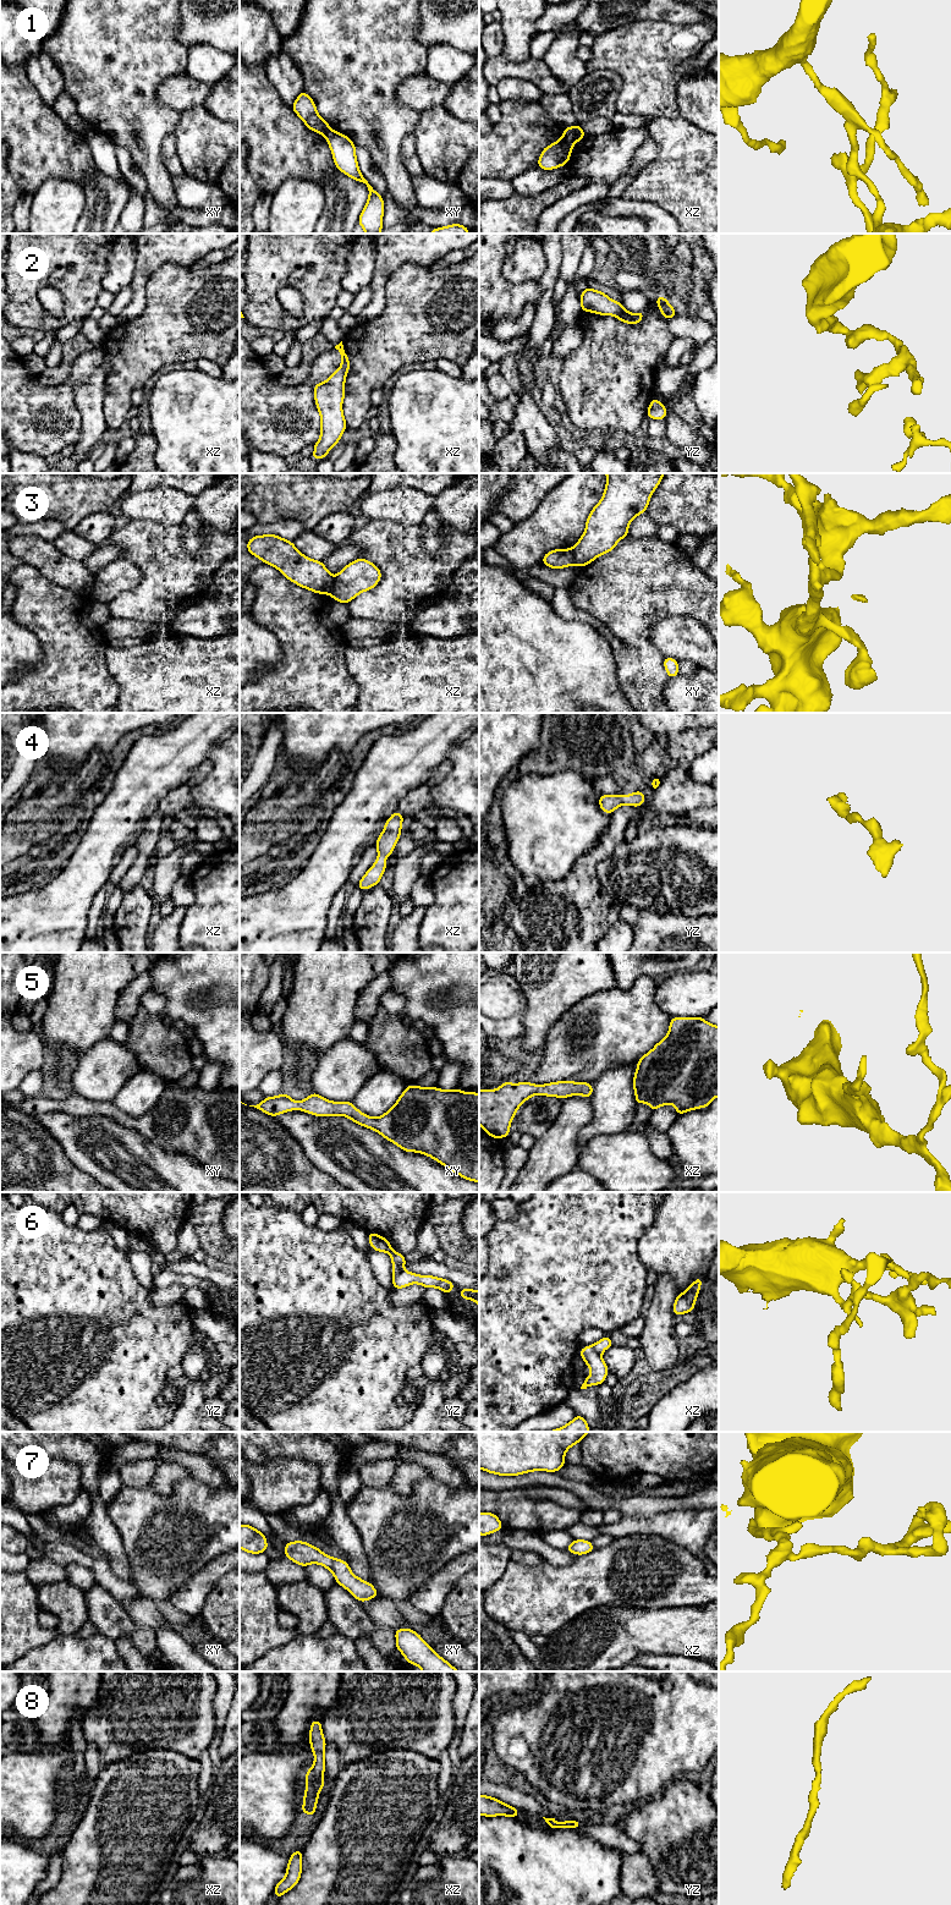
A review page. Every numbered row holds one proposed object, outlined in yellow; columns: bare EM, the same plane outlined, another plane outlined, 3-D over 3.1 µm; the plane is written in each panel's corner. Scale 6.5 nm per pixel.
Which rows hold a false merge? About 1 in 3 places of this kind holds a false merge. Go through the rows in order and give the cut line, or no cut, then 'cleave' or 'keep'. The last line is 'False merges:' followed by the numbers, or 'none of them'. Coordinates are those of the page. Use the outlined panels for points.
1: xz (564, 136), (572, 144) | cleave
2: yz (622, 307), (615, 316) | cleave
3: xz (334, 577), (334, 585), (329, 593) | cleave
4: no cut | keep
5: no cut | keep
6: xz (591, 1345), (600, 1355) | cleave
7: no cut | keep
8: no cut | keep
False merges: 1, 2, 3, 6

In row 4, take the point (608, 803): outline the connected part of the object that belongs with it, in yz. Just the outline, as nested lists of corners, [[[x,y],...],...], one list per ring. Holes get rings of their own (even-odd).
[[[636,791],[631,795],[600,795],[599,807],[608,814],[611,814],[617,807],[630,805],[633,807],[642,806],[645,801],[645,795],[642,791]]]

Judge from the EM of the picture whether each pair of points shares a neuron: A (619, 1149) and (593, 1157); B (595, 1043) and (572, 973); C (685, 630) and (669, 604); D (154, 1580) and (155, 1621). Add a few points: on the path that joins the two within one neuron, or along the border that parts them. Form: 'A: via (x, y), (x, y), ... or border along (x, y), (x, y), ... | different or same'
A: via (613, 1156), (599, 1157) | same
B: border along (608, 989), (582, 998), (559, 1019) | different
C: border along (703, 626), (687, 616), (665, 616), (650, 630) | different
D: border along (139, 1592), (155, 1602) | different

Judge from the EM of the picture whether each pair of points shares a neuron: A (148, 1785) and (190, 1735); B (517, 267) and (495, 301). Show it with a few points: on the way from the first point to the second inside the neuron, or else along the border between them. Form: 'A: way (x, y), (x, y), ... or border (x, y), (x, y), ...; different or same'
A: border (146, 1751), (153, 1749), (175, 1750), (197, 1760); different
B: border (505, 254), (503, 273), (509, 280), (537, 283); different

